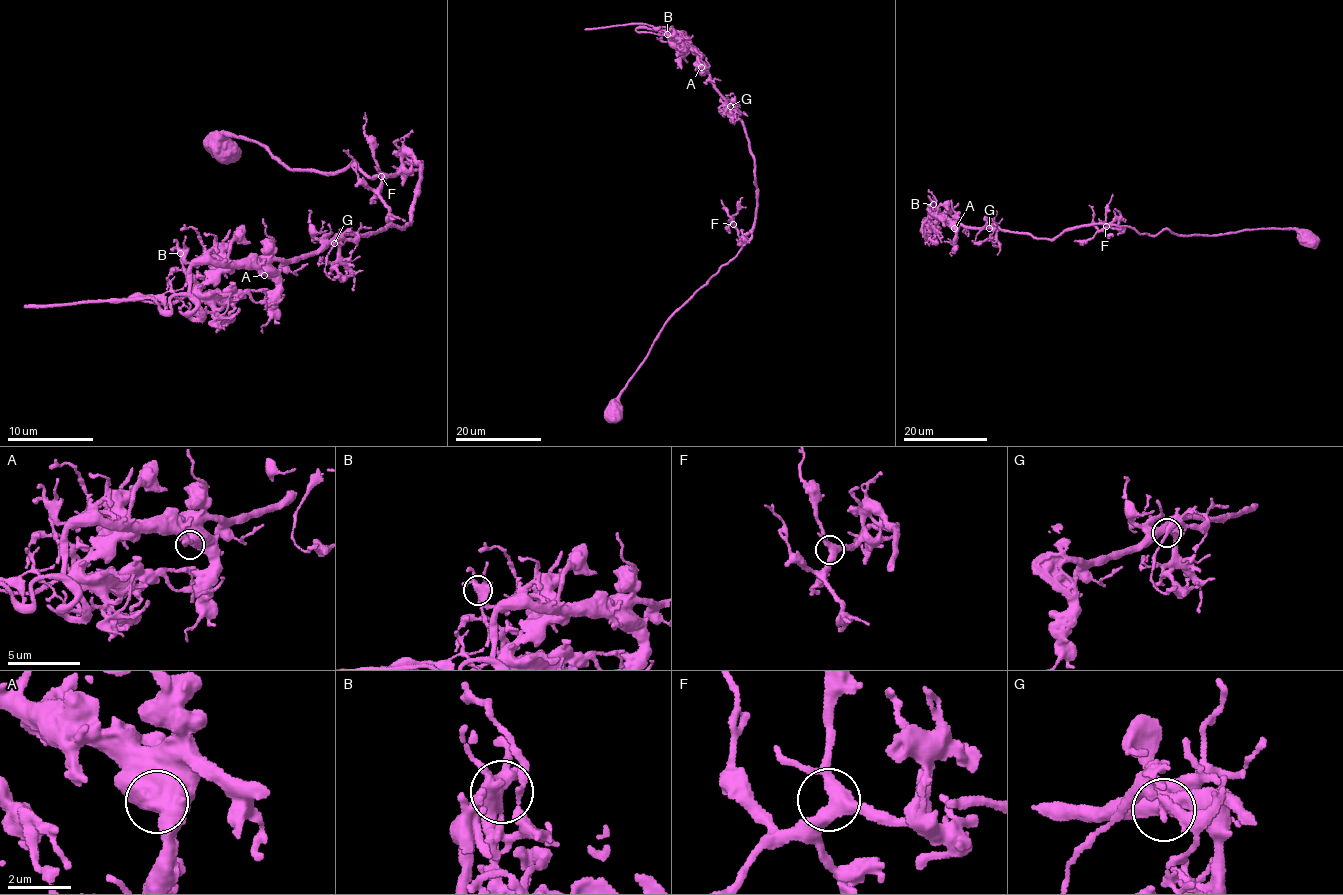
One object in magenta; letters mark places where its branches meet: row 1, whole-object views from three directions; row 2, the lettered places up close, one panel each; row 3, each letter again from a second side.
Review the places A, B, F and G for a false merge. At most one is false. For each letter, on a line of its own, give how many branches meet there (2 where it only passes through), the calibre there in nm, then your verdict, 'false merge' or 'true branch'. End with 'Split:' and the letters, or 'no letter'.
A: branches 1; calibre 950 nm; true branch
B: branches 4; calibre 400 nm; true branch
F: branches 4; calibre 400 nm; true branch
G: branches 3; calibre 380 nm; true branch
Split: no letter

